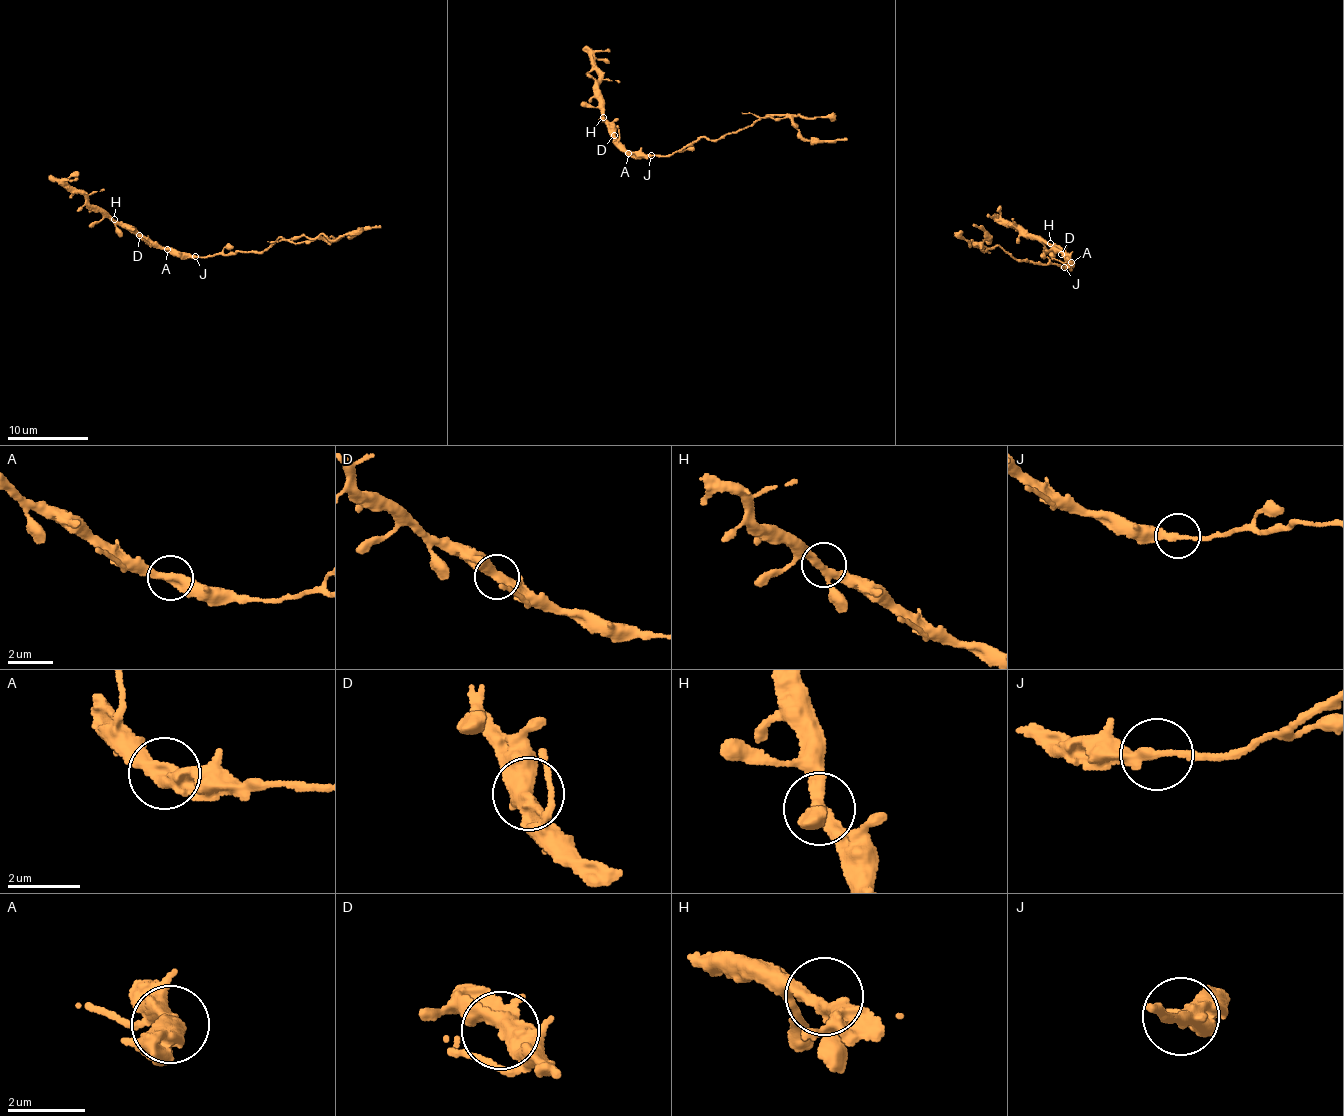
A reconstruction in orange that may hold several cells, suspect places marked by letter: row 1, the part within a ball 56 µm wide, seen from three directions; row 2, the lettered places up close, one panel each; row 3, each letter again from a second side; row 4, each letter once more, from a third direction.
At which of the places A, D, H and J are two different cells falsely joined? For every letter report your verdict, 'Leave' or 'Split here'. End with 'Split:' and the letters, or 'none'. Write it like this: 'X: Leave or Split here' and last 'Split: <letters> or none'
A: Leave
D: Leave
H: Leave
J: Split here
Split: J

